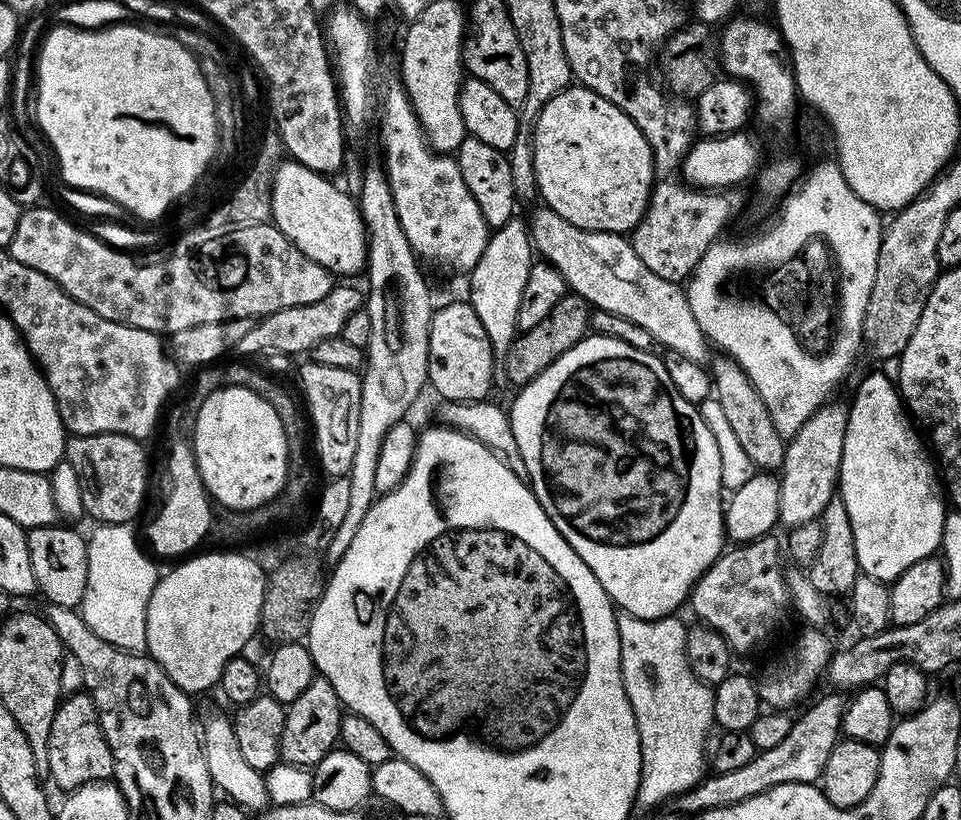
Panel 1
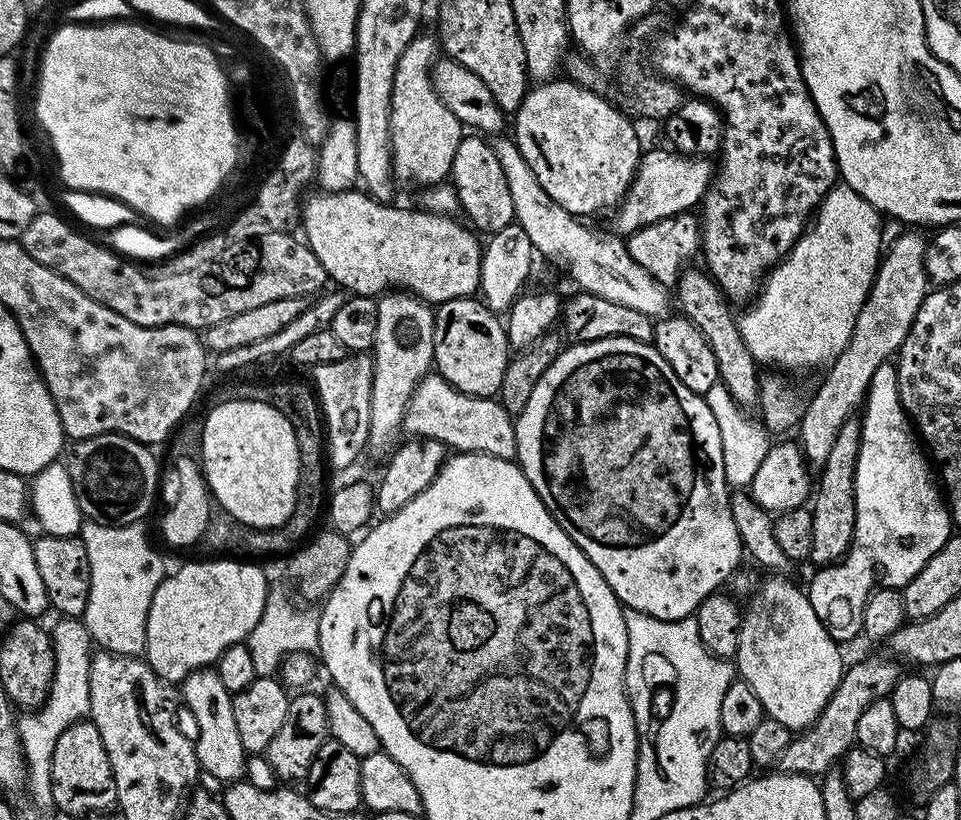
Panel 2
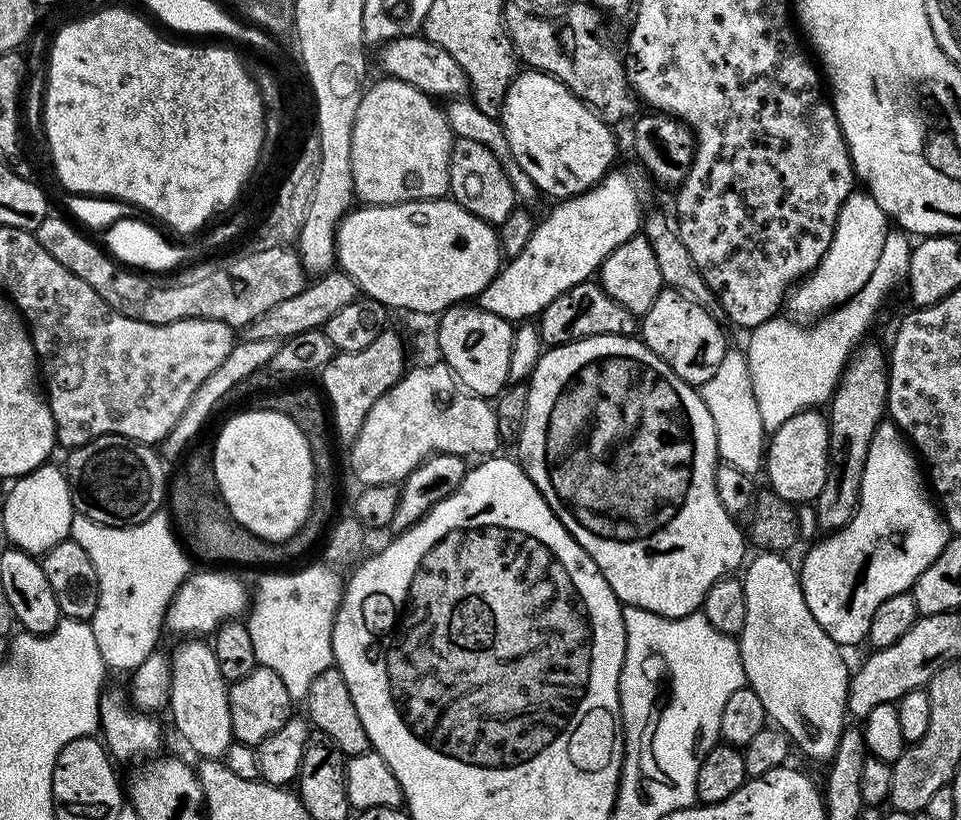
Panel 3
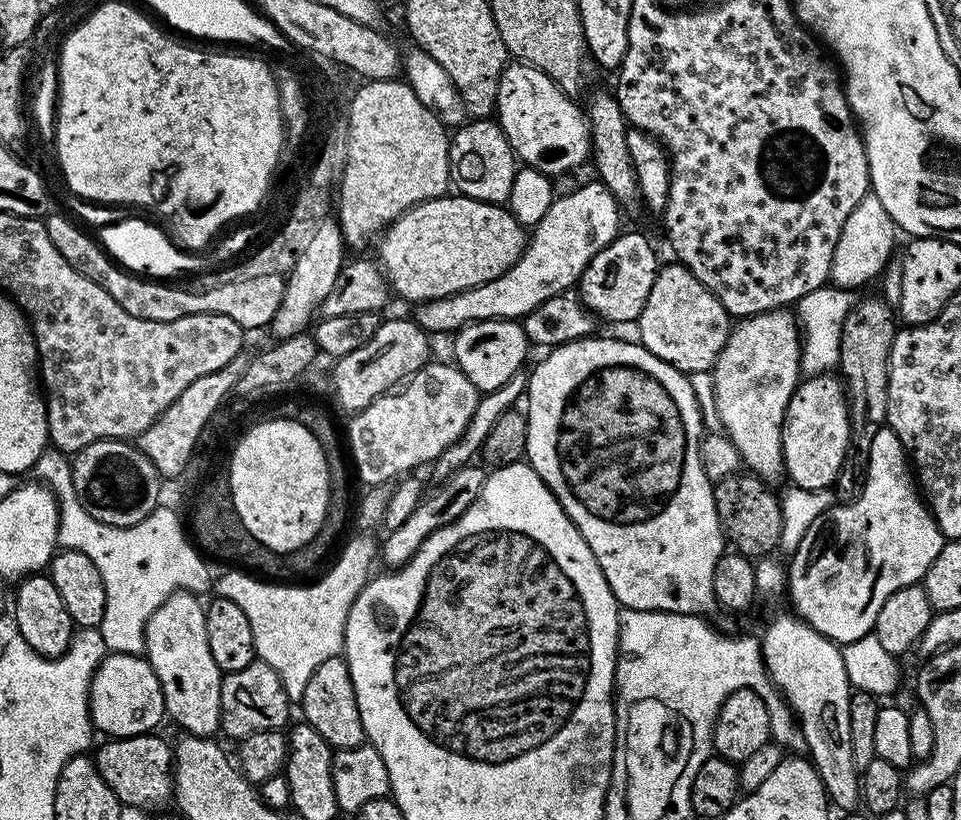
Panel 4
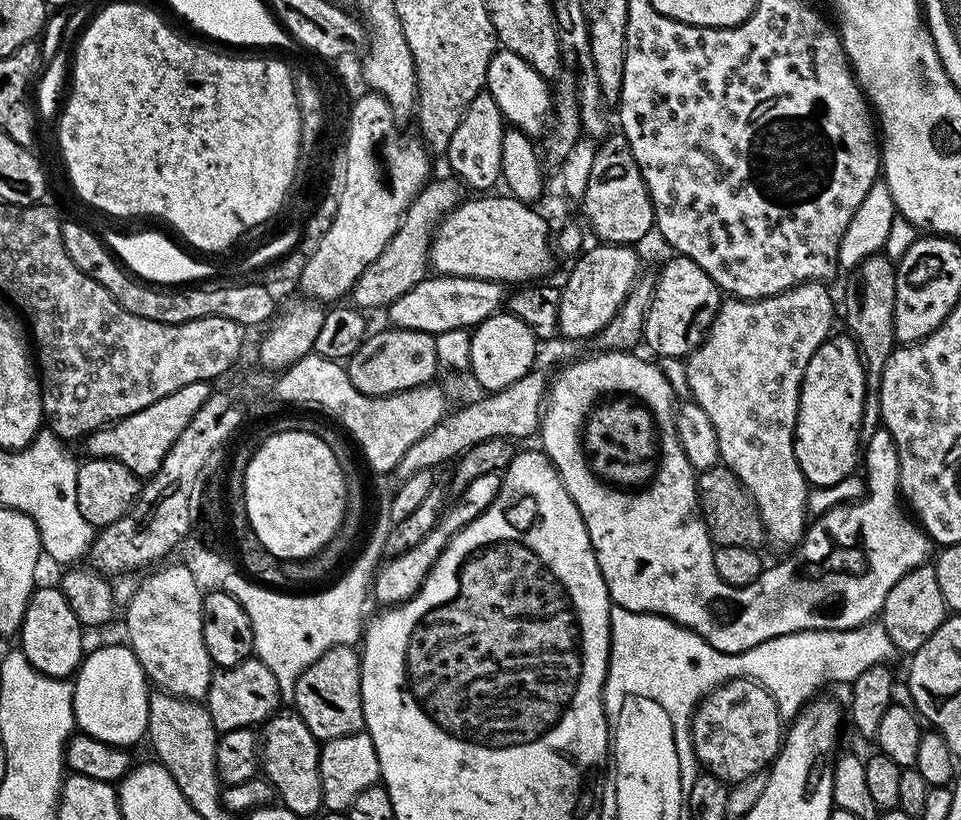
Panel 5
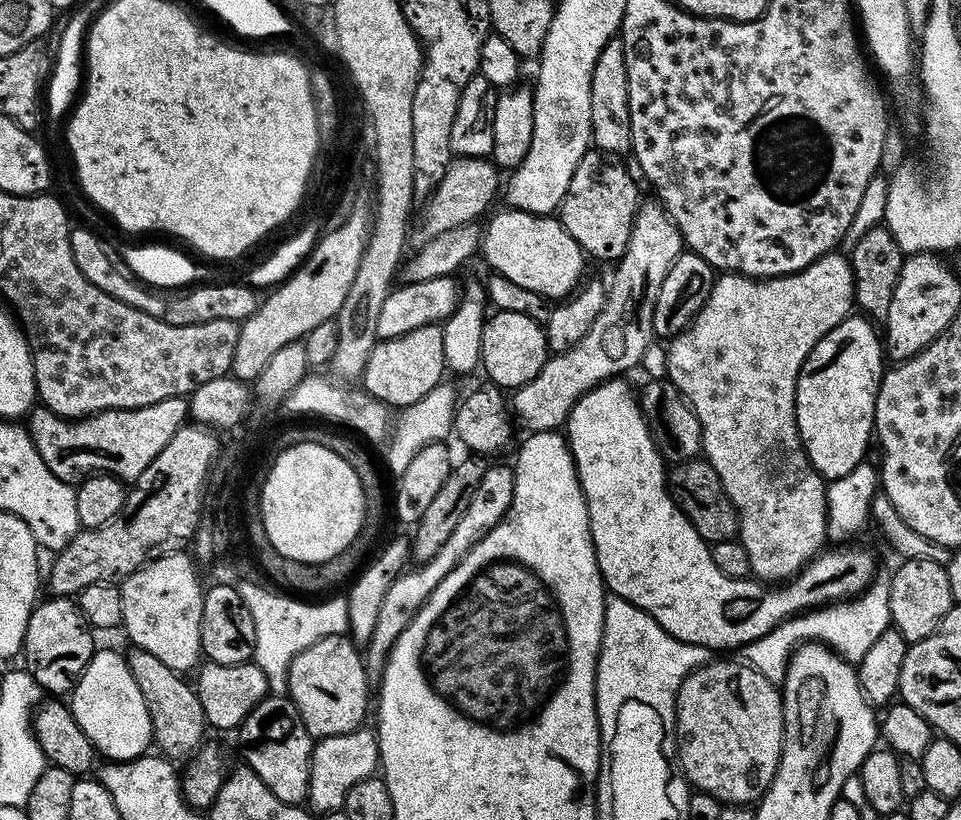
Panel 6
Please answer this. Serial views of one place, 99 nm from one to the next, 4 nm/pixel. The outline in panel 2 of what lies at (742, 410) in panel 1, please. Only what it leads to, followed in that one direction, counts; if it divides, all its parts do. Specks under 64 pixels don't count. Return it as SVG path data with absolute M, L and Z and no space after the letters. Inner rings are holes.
M692 266L685 267L674 285L674 300L680 303L679 311L702 334L704 341L710 346L714 354L714 362L718 366L720 375L719 383L730 390L730 394L741 408L748 410L759 405L760 402L760 381L761 373L756 373L758 369L757 360L751 356L747 349L746 342L743 341L742 334L739 333L737 319L731 316L720 287L715 280L708 275L707 271L695 272ZM676 291L676 294L675 294ZM728 307L728 308L727 308Z

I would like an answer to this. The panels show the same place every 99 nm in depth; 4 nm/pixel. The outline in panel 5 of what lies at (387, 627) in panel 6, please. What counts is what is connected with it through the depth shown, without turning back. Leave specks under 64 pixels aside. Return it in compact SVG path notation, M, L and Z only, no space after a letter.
M498 472L482 474L482 478L474 478L474 482L470 482L470 486L466 486L466 490L458 493L455 497L456 501L453 499L440 513L436 525L430 530L430 534L426 534L426 538L422 538L422 542L418 542L418 546L410 546L410 550L385 559L381 563L370 589L374 600L377 600L380 606L395 606L409 600L422 586L424 579L428 577L429 570L434 566L438 554L442 554L442 550L448 545L448 540L454 538L454 534L458 534L458 530L462 530L470 522L474 522L474 518L478 518L494 502L500 489L501 479L501 473Z

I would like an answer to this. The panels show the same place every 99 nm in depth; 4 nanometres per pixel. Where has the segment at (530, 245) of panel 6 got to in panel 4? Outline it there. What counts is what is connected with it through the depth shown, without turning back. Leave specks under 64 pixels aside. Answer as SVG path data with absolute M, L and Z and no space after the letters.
M445 194L436 200L423 200L421 204L415 204L411 210L403 212L393 224L388 225L386 231L378 240L378 245L380 244L380 257L378 257L378 263L383 271L384 277L388 280L389 289L391 289L395 295L397 292L397 294L404 300L423 302L425 300L446 298L450 294L458 294L467 288L482 286L486 282L490 282L502 274L506 274L506 270L510 270L510 266L514 266L518 262L518 258L524 255L525 243L526 228L516 220L514 214L509 212L507 207L499 204L491 204L490 202L478 202L469 196Z

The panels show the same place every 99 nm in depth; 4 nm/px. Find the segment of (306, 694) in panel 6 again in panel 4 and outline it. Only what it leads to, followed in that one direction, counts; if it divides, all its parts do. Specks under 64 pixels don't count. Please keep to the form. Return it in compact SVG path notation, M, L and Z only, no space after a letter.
M343 655L334 658L326 658L310 682L306 682L306 694L298 702L299 707L304 707L303 719L326 738L326 742L333 750L342 748L356 748L359 744L365 743L366 737L362 718L358 714L358 702L354 694L354 682L350 678L348 664L344 661Z

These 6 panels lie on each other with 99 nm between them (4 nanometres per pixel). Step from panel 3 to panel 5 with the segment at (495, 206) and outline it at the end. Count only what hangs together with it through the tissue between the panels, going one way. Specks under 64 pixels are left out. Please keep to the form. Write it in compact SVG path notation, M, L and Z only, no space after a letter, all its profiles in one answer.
M487 90L480 92L474 102L466 110L462 122L458 122L458 130L454 130L454 138L450 138L450 146L446 153L448 164L452 167L451 175L463 182L469 189L477 188L480 194L501 183L502 172L502 140L506 131L506 121L502 110L498 110L498 102Z

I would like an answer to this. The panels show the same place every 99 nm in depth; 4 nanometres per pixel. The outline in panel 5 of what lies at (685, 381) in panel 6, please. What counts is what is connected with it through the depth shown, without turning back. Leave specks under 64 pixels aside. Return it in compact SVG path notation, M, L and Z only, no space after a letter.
M809 282L800 284L797 288L786 290L782 294L774 294L770 298L761 300L737 300L728 298L721 303L720 309L716 312L714 322L708 327L708 333L704 335L704 341L692 351L692 355L687 357L688 364L688 388L691 399L696 401L702 410L710 417L710 422L714 422L714 430L718 434L718 450L720 451L720 464L728 468L739 480L746 491L752 495L754 502L758 506L758 514L764 523L764 531L769 541L773 540L778 547L783 550L795 549L796 545L804 539L806 525L810 520L810 509L808 506L808 494L810 485L808 479L802 474L802 466L798 466L798 458L794 454L794 442L796 441L796 415L800 409L800 383L806 374L806 366L810 366L810 358L822 346L829 336L833 335L832 319L837 319L838 308L832 305L832 296L828 293L829 285L824 282Z

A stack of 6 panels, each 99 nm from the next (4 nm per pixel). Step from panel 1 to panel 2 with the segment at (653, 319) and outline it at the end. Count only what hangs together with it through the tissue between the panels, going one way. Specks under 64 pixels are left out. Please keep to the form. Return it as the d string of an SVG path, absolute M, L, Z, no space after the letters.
M498 134L491 139L492 153L498 159L510 192L515 223L530 237L535 251L568 270L581 291L598 294L600 298L631 307L653 318L663 317L667 313L665 311L668 308L668 300L670 304L667 287L657 283L642 266L634 262L623 239L616 236L604 237L590 230L583 225L585 223L581 219L569 214L564 207L558 206L534 177L534 172L522 158L516 142L511 137L506 137L507 135Z

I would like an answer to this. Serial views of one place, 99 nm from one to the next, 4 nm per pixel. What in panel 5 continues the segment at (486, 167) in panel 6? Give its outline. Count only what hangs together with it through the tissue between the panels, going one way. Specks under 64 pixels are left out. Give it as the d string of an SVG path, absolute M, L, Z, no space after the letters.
M455 178L436 179L429 179L423 190L412 199L408 209L404 211L404 221L401 222L394 238L390 238L386 250L382 250L382 254L378 254L378 258L374 258L374 262L370 262L366 270L362 270L350 293L351 303L355 307L361 310L387 309L389 304L402 298L406 290L418 286L418 282L422 282L429 275L432 237L435 236L436 229L440 227L444 217L453 212L466 196L461 181Z

